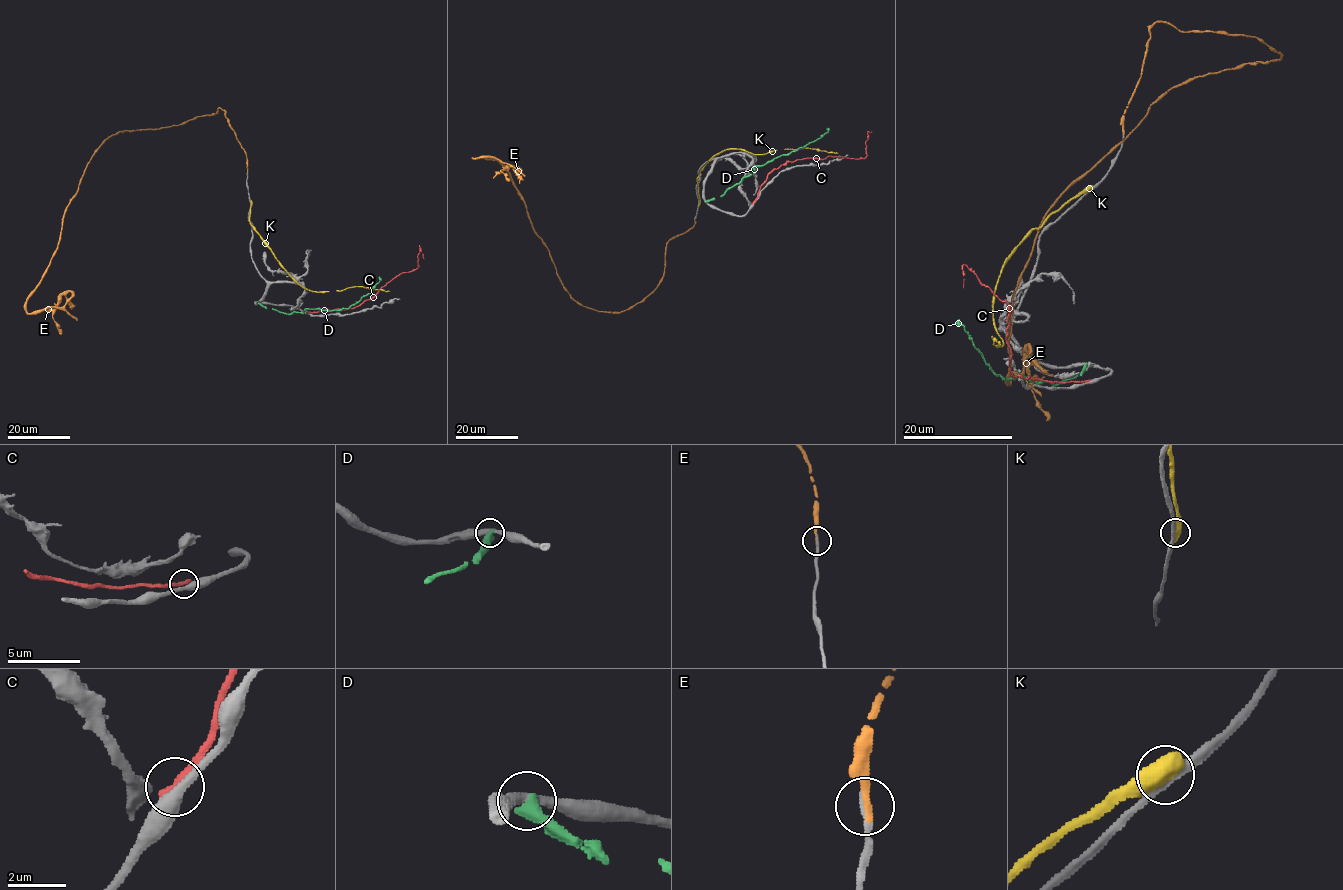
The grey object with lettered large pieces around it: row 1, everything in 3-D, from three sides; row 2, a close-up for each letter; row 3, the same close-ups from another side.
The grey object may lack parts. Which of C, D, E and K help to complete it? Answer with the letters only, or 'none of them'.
E

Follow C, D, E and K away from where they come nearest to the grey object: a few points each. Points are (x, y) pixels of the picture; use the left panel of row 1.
C: (305, 312), (360, 305), (402, 273), (418, 267), (419, 246), (424, 259)
D: (258, 302), (286, 313), (306, 312), (307, 309), (341, 310), (368, 295), (379, 281), (379, 277)
E: (247, 169), (220, 108), (109, 137), (26, 305), (28, 313), (62, 307), (70, 291), (52, 316), (61, 334)
K: (251, 203), (251, 225), (281, 266), (305, 288), (329, 291), (356, 286), (389, 291)

